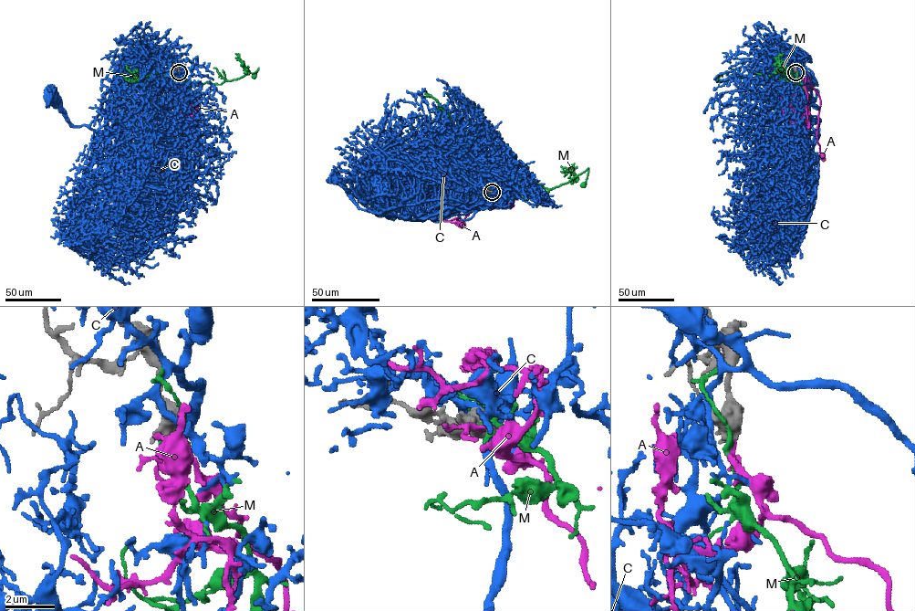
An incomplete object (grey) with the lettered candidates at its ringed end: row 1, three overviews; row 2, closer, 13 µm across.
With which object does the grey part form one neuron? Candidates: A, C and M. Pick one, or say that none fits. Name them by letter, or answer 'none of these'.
A

